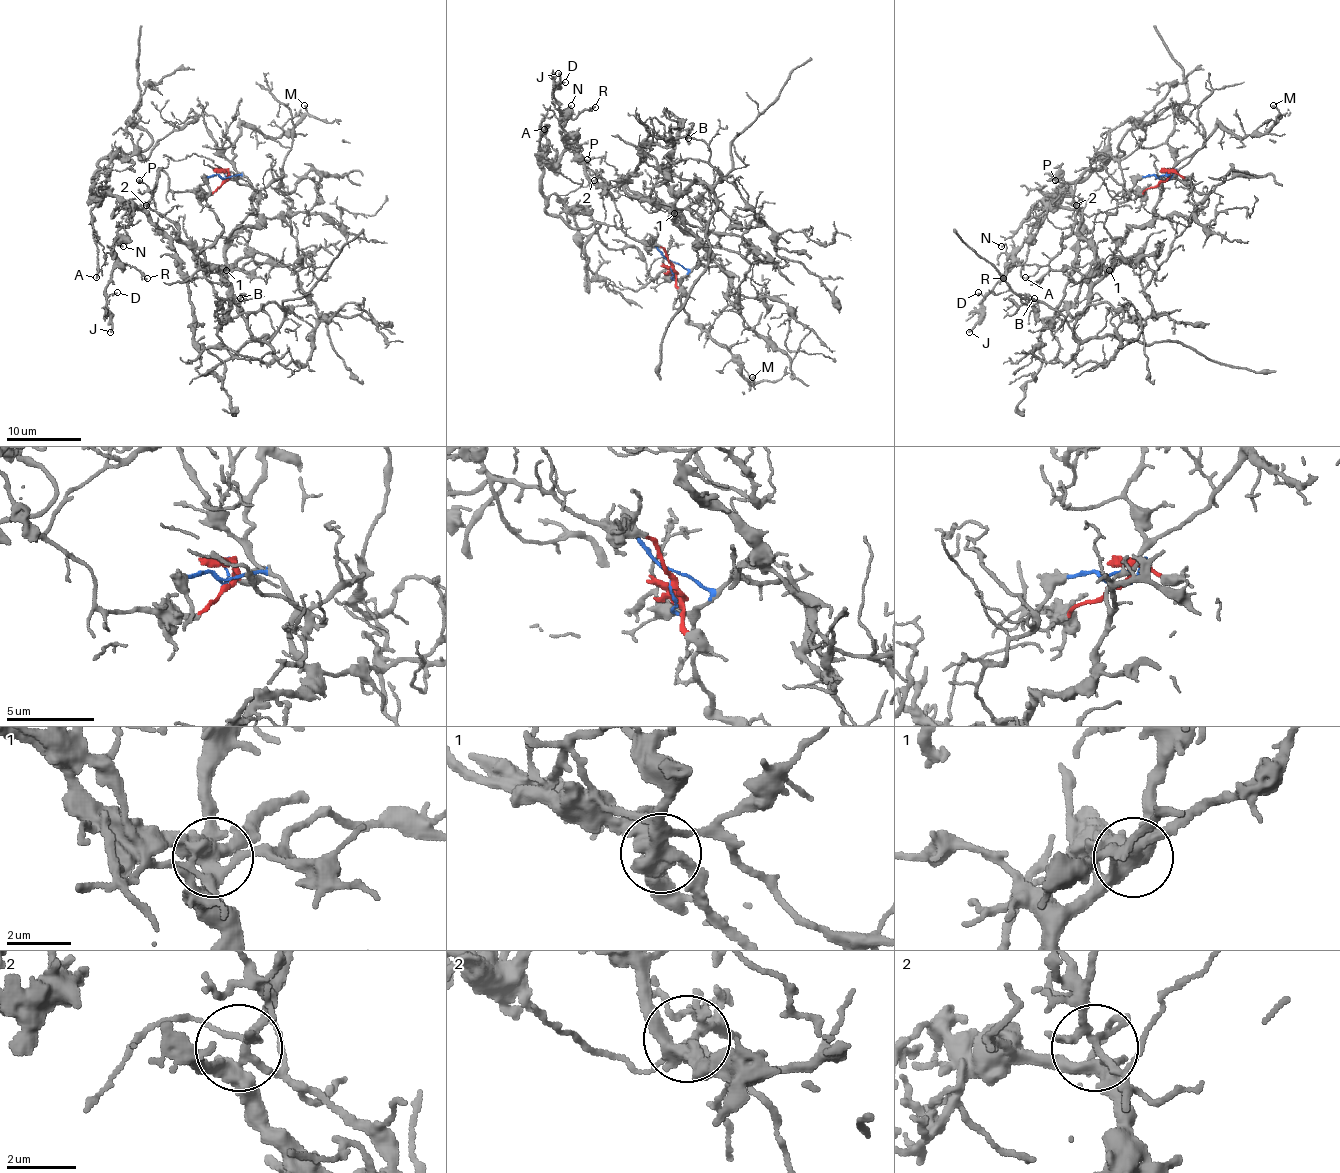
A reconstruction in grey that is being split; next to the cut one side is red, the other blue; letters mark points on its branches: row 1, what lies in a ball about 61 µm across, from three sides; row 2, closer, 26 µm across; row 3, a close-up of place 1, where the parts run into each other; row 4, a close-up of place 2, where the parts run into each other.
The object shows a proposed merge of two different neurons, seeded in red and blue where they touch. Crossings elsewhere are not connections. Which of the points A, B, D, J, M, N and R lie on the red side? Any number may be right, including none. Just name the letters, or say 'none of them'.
A, D, J, N, R

